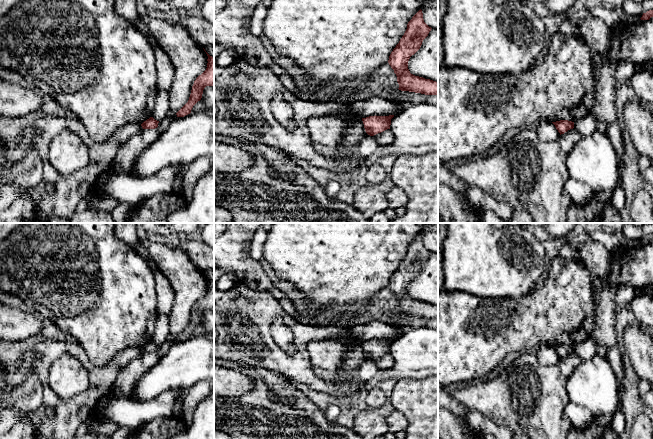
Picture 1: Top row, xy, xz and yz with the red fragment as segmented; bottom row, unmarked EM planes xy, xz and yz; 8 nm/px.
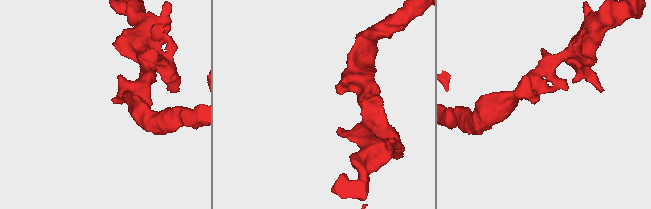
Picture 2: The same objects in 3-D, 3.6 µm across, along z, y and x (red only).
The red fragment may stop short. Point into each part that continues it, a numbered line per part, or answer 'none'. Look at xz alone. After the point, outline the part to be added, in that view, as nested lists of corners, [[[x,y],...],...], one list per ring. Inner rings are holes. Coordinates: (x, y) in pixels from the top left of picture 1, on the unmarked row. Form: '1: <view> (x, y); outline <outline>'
none

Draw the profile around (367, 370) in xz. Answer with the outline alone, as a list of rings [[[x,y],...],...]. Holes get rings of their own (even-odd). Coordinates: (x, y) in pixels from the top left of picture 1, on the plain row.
[[[366,358],[356,369],[357,375],[353,376],[351,373],[343,371],[342,386],[350,383],[353,379],[357,378],[360,381],[368,381],[376,377],[379,373],[379,368],[376,366],[374,360]]]

